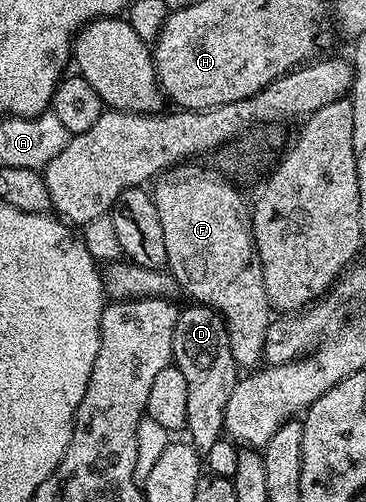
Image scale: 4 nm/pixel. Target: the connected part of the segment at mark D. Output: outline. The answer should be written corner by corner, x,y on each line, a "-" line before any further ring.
184,305
180,309
173,328
171,357
181,376
185,376
185,388
189,391
185,412
186,437
196,450
206,452
224,437
225,404
229,404
229,396
237,381
237,364
233,360
229,332
222,316
208,306
187,305
191,306

